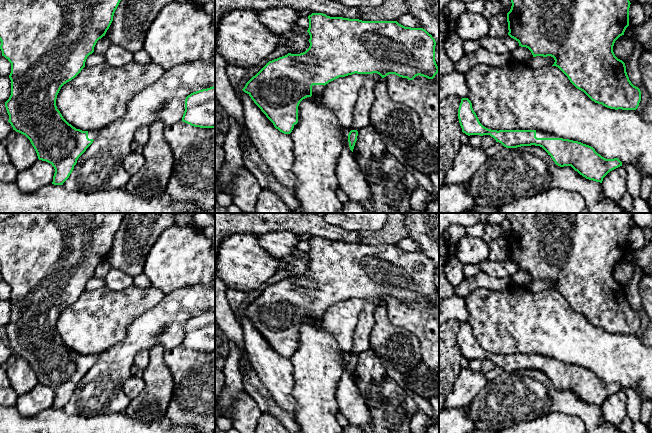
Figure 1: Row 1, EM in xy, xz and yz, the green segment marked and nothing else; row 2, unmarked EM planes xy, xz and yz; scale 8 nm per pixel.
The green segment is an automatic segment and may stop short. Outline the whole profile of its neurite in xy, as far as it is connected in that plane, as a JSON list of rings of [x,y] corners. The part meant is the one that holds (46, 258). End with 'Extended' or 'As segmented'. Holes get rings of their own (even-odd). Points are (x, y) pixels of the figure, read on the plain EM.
[[[17,213],[0,221],[0,273],[2,280],[11,287],[11,297],[9,299],[11,304],[11,319],[5,326],[5,331],[9,339],[8,346],[13,351],[13,354],[25,359],[30,364],[39,384],[46,385],[54,391],[55,397],[52,406],[54,409],[63,409],[72,397],[78,382],[86,375],[99,358],[99,355],[82,355],[69,348],[57,333],[57,319],[64,308],[74,303],[81,296],[85,291],[87,281],[94,276],[97,265],[105,260],[113,245],[115,234],[122,223],[124,215],[125,213]]]. Extended

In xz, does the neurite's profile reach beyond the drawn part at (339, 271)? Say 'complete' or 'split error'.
split error

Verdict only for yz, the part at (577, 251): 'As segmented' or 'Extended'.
As segmented

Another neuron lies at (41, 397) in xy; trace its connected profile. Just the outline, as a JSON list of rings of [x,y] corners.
[[[38,383],[29,392],[18,396],[15,407],[21,415],[31,417],[52,408],[54,397],[52,388]]]

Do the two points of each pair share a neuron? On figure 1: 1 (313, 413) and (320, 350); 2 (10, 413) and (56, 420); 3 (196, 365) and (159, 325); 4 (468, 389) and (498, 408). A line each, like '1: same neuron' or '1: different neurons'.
1: same neuron
2: same neuron
3: different neurons
4: different neurons

